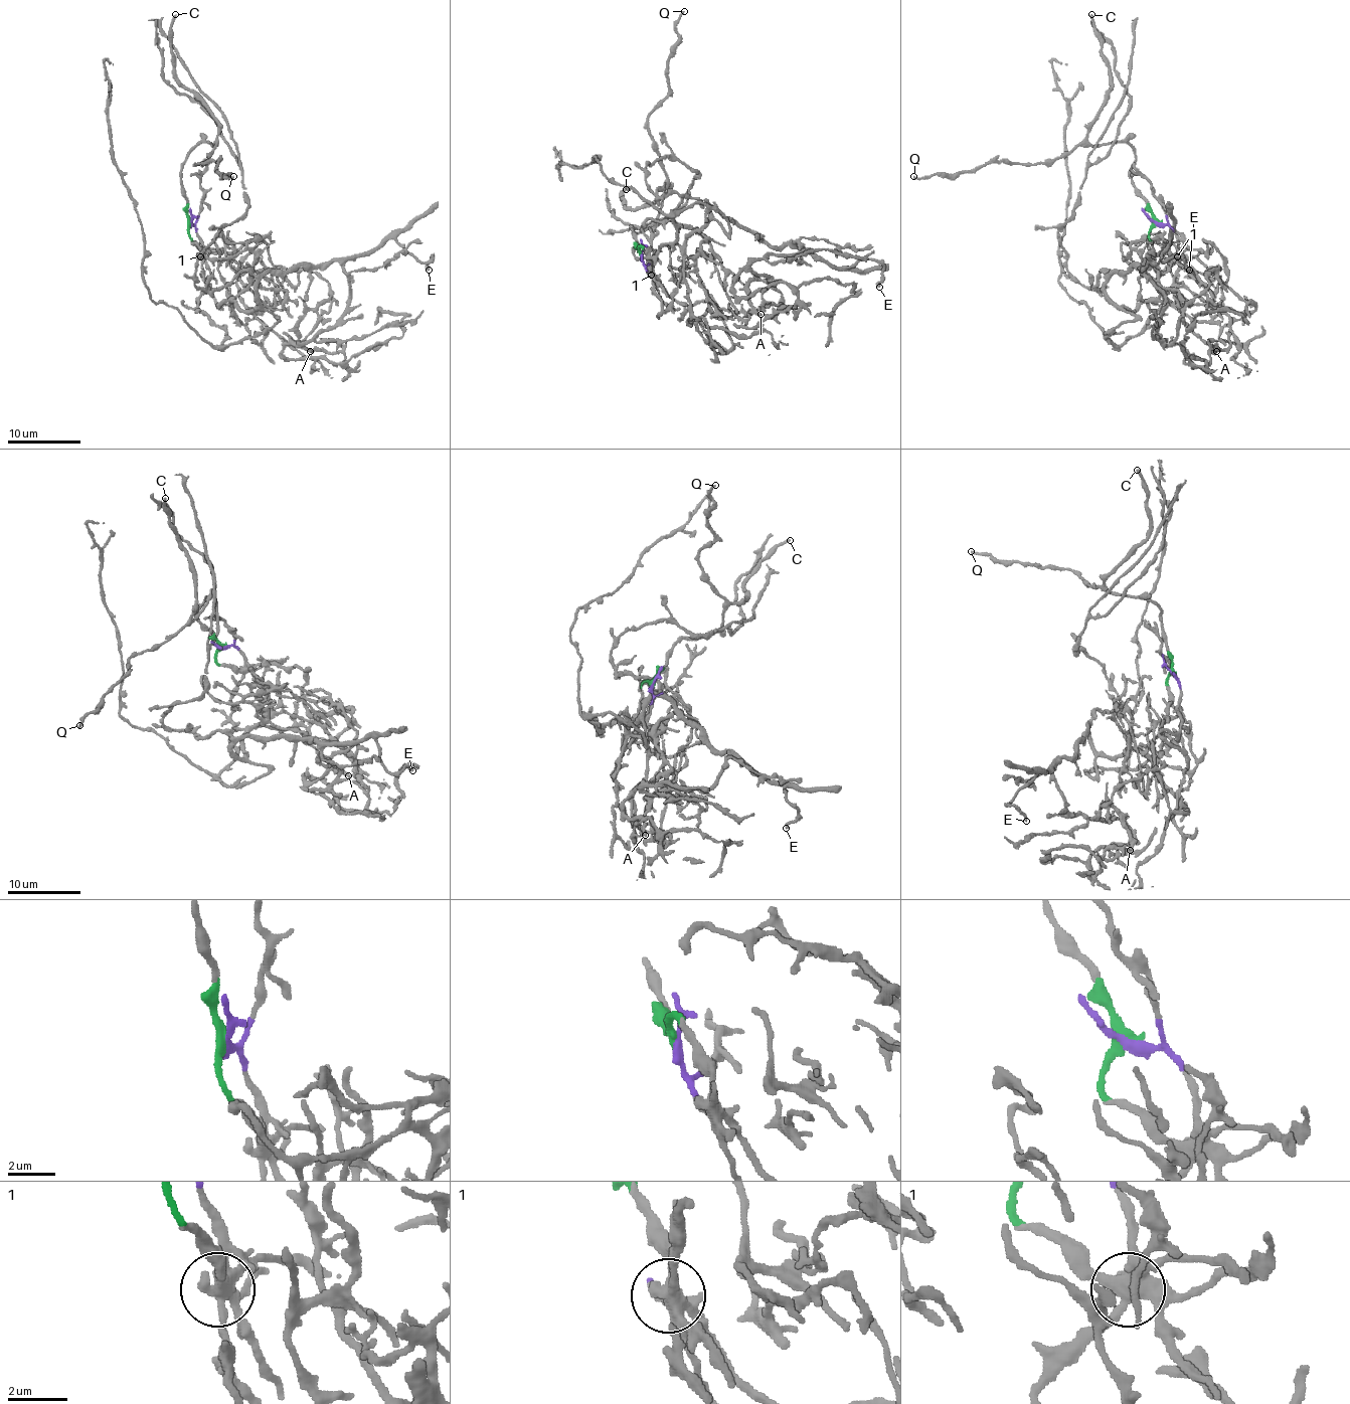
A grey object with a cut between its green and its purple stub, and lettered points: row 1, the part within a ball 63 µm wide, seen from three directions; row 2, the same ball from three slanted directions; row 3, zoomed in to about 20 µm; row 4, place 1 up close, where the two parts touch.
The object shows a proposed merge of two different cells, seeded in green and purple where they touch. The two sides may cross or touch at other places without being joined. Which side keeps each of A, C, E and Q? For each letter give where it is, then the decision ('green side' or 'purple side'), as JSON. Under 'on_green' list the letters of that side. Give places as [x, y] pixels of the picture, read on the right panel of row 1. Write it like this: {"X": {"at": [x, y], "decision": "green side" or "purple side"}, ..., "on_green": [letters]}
{"A": {"at": [1216, 351], "decision": "purple side"}, "C": {"at": [1091, 14], "decision": "green side"}, "E": {"at": [1189, 270], "decision": "purple side"}, "Q": {"at": [913, 176], "decision": "green side"}, "on_green": ["C", "Q"]}

